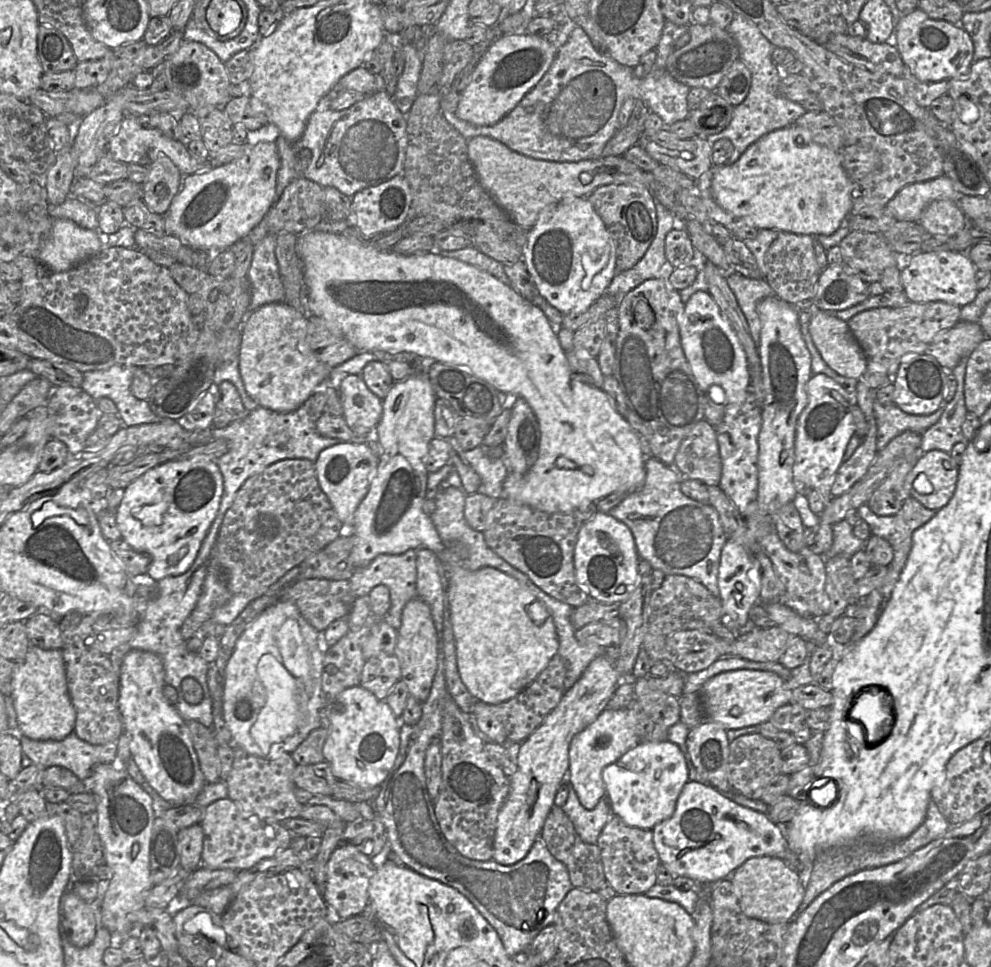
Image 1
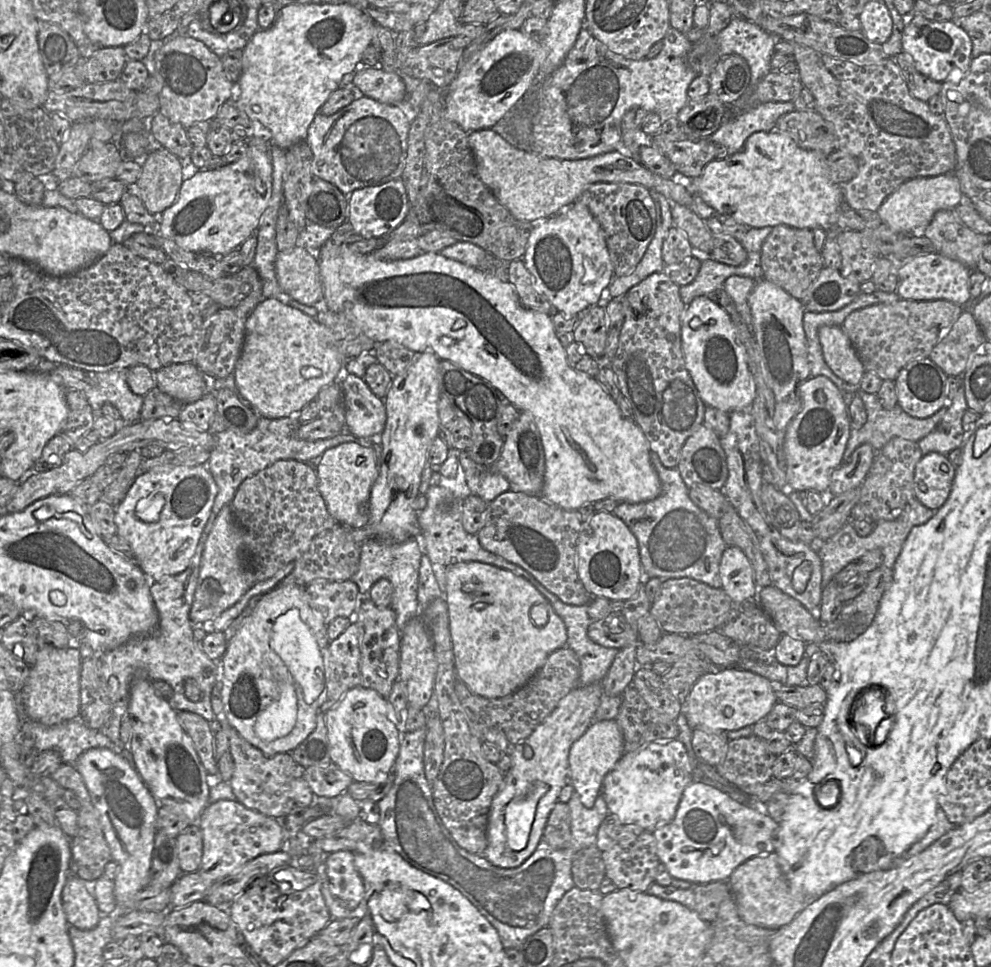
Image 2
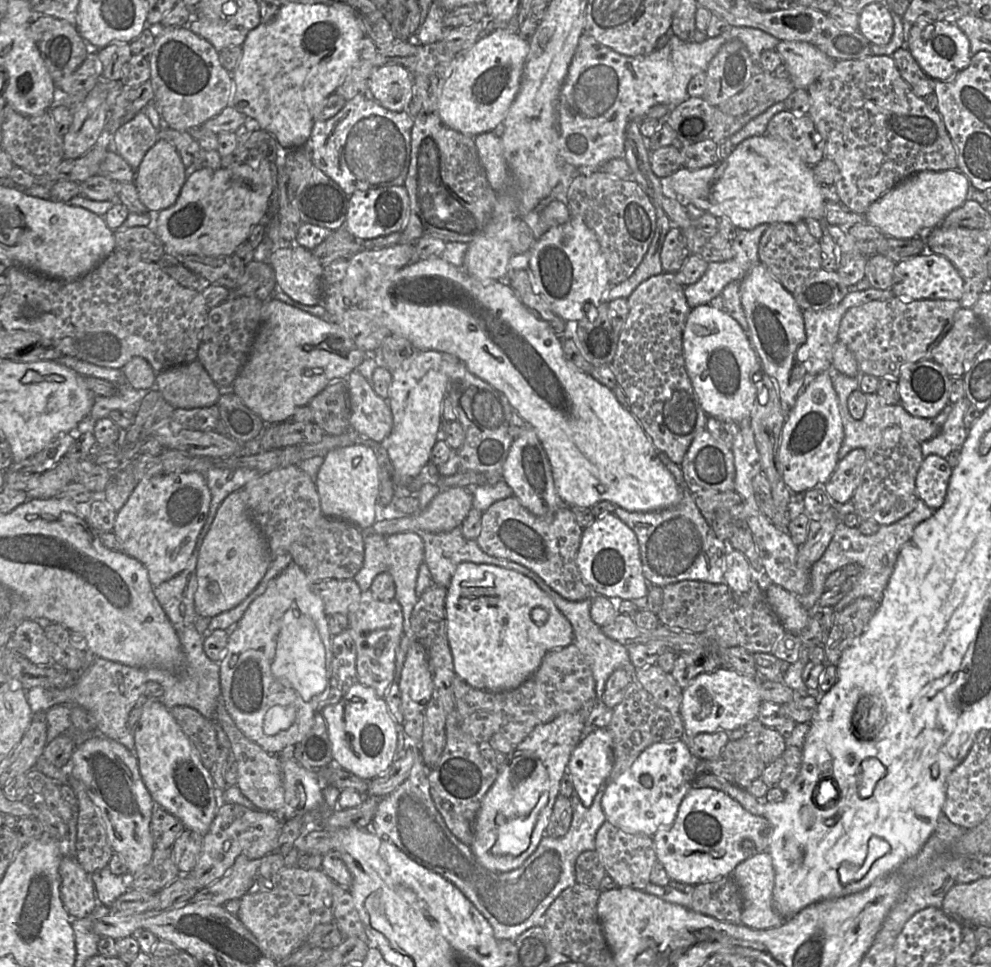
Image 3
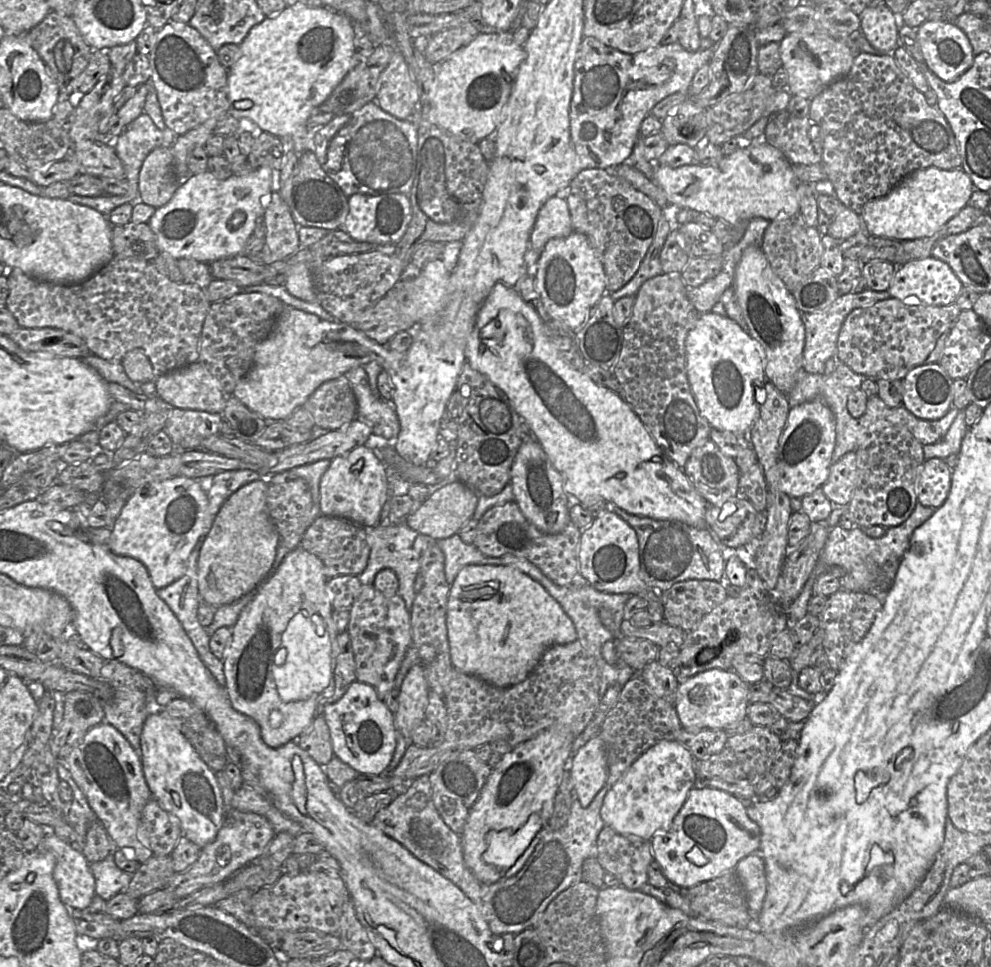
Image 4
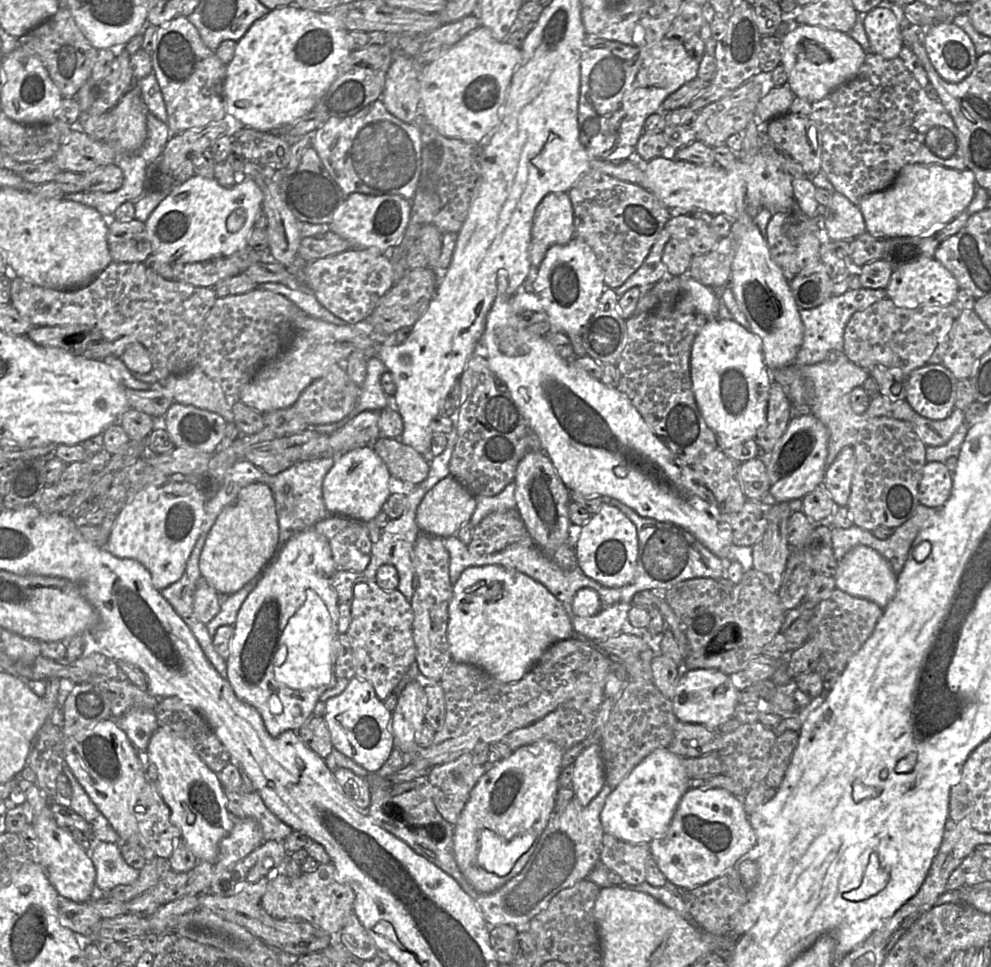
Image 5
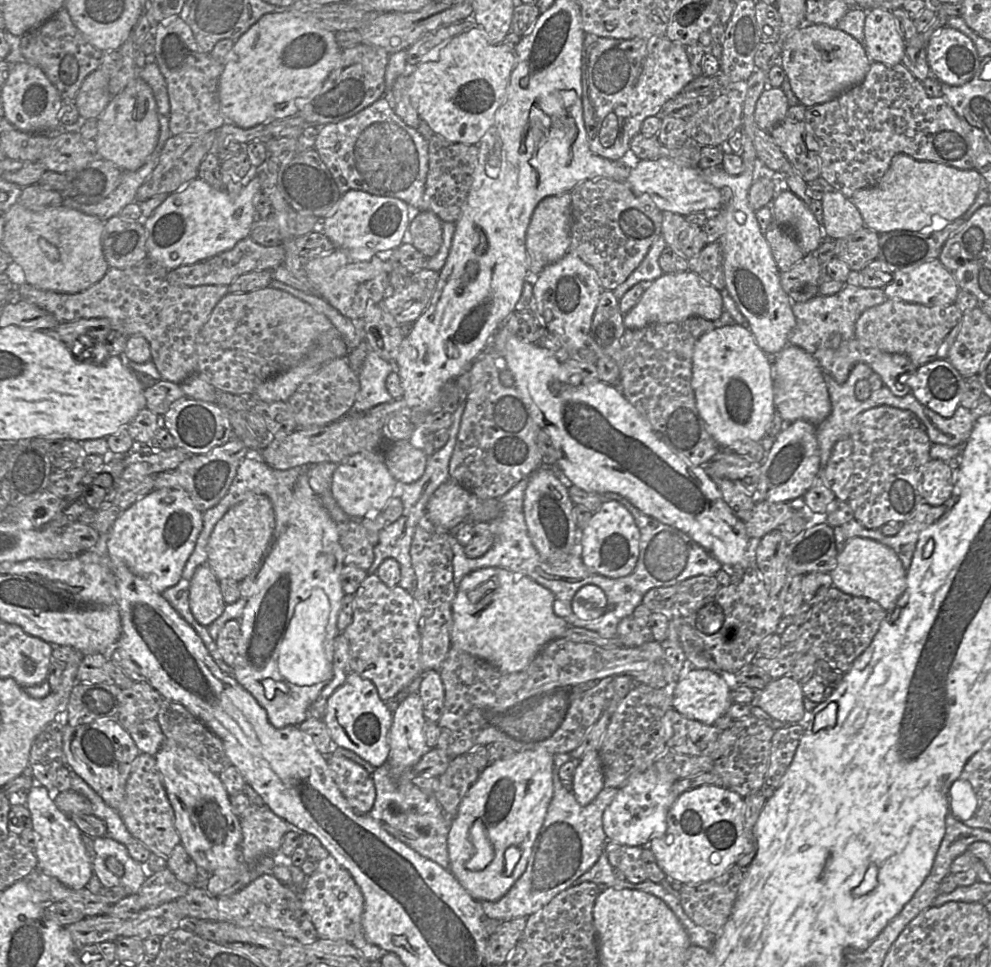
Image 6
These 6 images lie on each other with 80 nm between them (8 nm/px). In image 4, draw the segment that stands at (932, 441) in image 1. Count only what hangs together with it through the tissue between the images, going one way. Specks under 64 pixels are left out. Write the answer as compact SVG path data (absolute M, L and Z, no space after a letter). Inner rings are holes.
M965 409L959 410L946 435L936 443L923 445L925 460L931 458L946 459L951 454L960 452L962 439L967 433Z

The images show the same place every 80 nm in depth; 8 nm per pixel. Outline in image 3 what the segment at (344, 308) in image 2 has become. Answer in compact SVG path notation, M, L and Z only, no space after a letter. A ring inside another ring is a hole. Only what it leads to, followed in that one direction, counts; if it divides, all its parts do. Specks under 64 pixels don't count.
M429 257L413 261L397 270L390 278L383 281L359 308L363 308L378 317L381 323L389 329L391 335L407 339L415 350L431 350L452 355L459 362L462 362L473 375L503 393L514 410L535 431L548 457L556 492L567 506L592 507L600 501L607 500L627 511L649 512L675 506L681 501L681 487L658 458L658 452L660 451L655 448L631 411L625 409L618 402L612 390L599 383L590 374L576 368L565 357L560 337L554 333L547 321L538 317L522 304L508 282L503 280L478 280L467 274L462 268L450 264L441 257Z

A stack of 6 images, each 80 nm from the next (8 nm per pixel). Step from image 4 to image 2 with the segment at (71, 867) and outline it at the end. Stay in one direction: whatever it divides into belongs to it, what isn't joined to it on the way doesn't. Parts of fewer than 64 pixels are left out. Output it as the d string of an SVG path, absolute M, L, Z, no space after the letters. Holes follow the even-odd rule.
M71 873L62 890L62 904L67 922L84 931L95 928L100 920L97 903L88 892L85 882Z

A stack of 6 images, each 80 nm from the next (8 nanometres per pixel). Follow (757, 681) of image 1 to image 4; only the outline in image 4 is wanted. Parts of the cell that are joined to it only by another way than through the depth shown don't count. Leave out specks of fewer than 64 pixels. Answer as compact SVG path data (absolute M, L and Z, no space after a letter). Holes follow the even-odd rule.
M710 669L679 683L674 708L682 728L724 729L746 718L750 685L731 670Z

